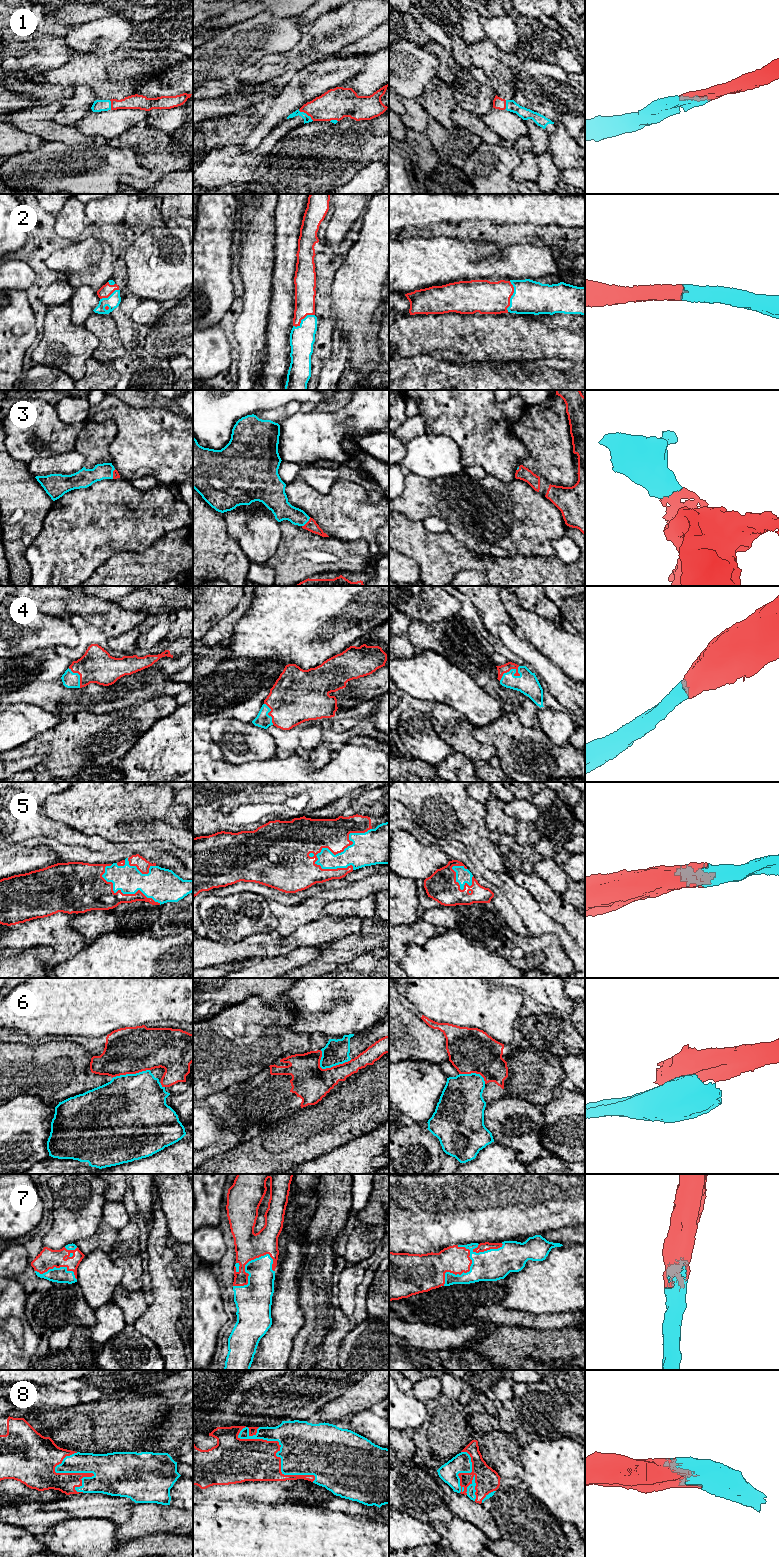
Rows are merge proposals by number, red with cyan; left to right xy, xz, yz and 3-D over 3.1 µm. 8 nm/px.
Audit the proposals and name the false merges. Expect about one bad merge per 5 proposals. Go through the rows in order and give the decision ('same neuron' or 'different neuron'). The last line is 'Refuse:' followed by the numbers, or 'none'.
1: same neuron
2: same neuron
3: same neuron
4: same neuron
5: same neuron
6: different neuron
7: same neuron
8: same neuron
Refuse: 6

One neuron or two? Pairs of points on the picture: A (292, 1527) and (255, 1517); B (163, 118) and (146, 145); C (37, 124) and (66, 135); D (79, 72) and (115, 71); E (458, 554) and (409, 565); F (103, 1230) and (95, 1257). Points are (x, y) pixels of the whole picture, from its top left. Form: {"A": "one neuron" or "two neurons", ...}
{"A": "one neuron", "B": "two neurons", "C": "one neuron", "D": "one neuron", "E": "two neurons", "F": "two neurons"}

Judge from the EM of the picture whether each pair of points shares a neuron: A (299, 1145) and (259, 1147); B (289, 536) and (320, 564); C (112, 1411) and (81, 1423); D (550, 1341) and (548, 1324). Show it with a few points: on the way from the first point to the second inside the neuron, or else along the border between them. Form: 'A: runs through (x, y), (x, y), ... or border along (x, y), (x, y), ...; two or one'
A: runs through (289, 1153), (285, 1157), (269, 1157); one
B: runs through (297, 544), (307, 554), (312, 556); one
C: runs through (104, 1417), (89, 1418); one
D: border along (569, 1326), (544, 1330), (526, 1328); two

